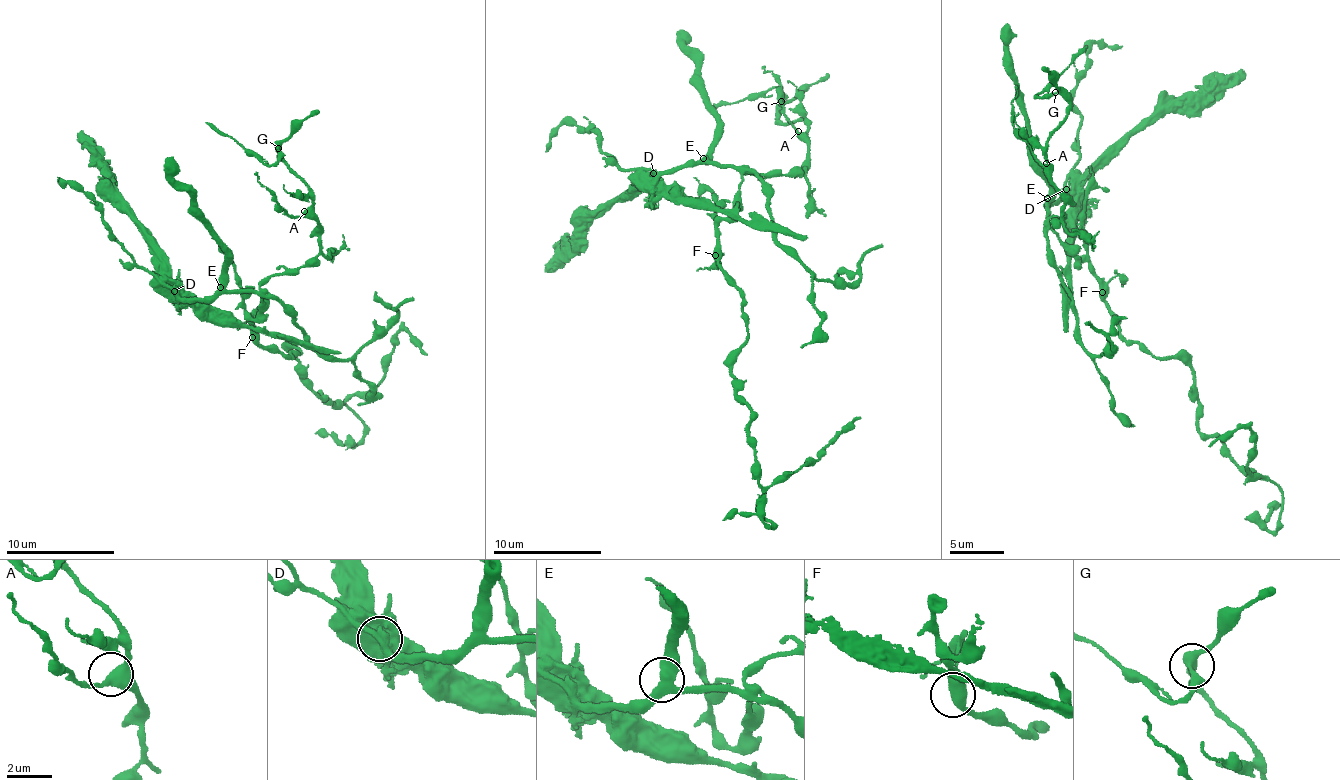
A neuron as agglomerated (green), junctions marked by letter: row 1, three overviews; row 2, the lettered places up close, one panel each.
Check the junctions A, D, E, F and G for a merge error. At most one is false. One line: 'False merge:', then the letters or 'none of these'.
False merge: D

